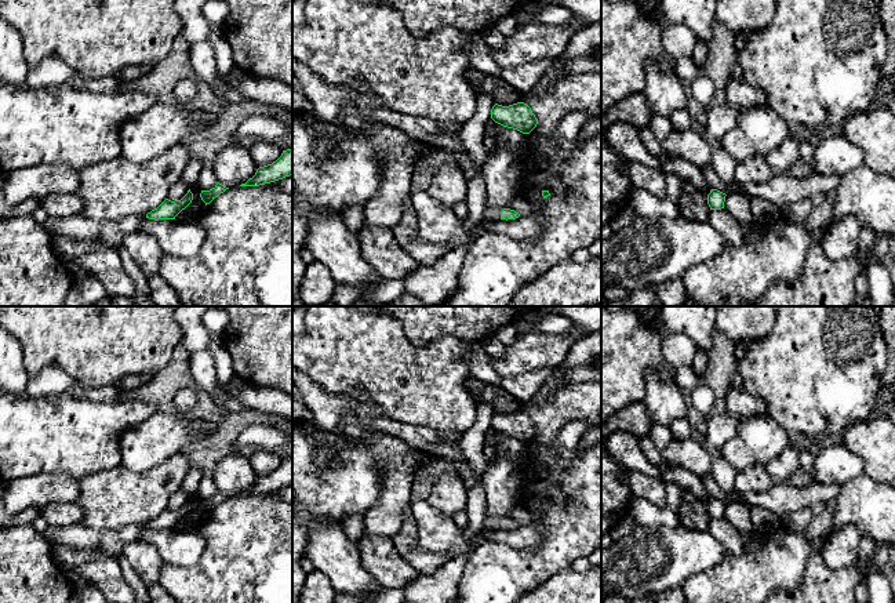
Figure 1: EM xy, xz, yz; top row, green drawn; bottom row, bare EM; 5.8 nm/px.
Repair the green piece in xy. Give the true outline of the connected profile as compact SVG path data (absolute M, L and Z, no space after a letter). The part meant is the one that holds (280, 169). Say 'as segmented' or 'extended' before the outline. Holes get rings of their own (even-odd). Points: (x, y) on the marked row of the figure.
as segmented; M292 149L283 150L272 164L259 167L252 178L240 186L259 186L292 175Z

